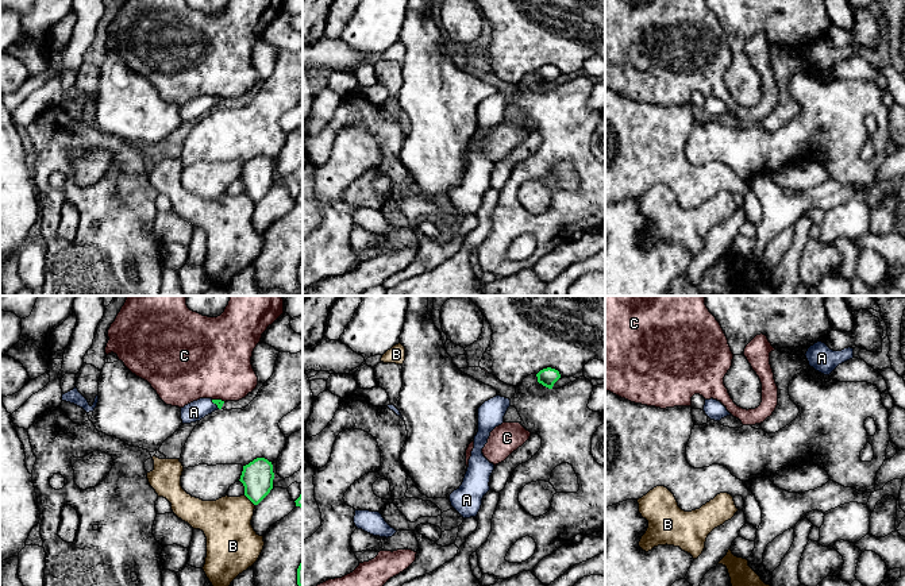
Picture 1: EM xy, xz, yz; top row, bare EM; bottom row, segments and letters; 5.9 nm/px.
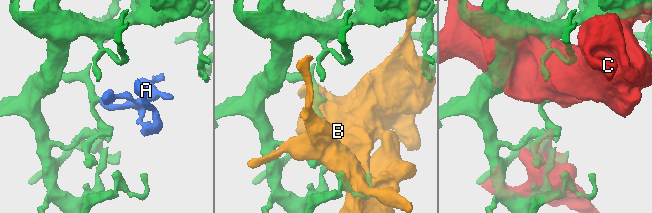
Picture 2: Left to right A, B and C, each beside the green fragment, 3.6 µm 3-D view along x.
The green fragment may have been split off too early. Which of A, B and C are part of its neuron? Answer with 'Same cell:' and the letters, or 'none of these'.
Same cell: A

